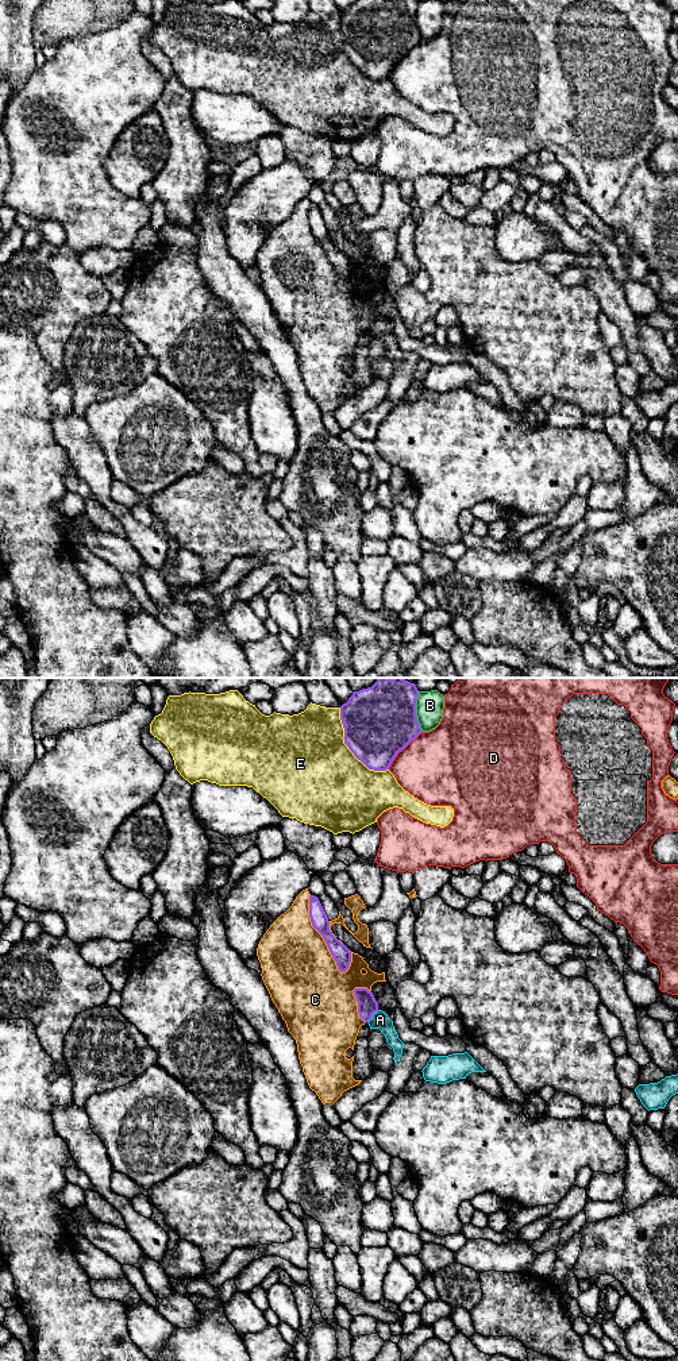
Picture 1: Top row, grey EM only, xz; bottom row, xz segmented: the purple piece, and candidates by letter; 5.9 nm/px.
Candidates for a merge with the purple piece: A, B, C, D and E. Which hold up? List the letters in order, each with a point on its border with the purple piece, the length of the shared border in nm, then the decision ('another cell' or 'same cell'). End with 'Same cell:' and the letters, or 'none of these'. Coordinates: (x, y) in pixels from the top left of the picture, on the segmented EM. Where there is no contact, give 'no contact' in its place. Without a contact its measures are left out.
A: meets purple in xz at (372, 1016); contact 100 nm long; another cell
B: meets purple in xz at (415, 712); contact 240 nm long; another cell
C: meets purple in xz at (322, 935); contact 500 nm long; another cell
D: meets purple in xz at (401, 750); contact 300 nm long; another cell
E: meets purple in xz at (349, 748); contact 480 nm long; another cell
Same cell: none of these

